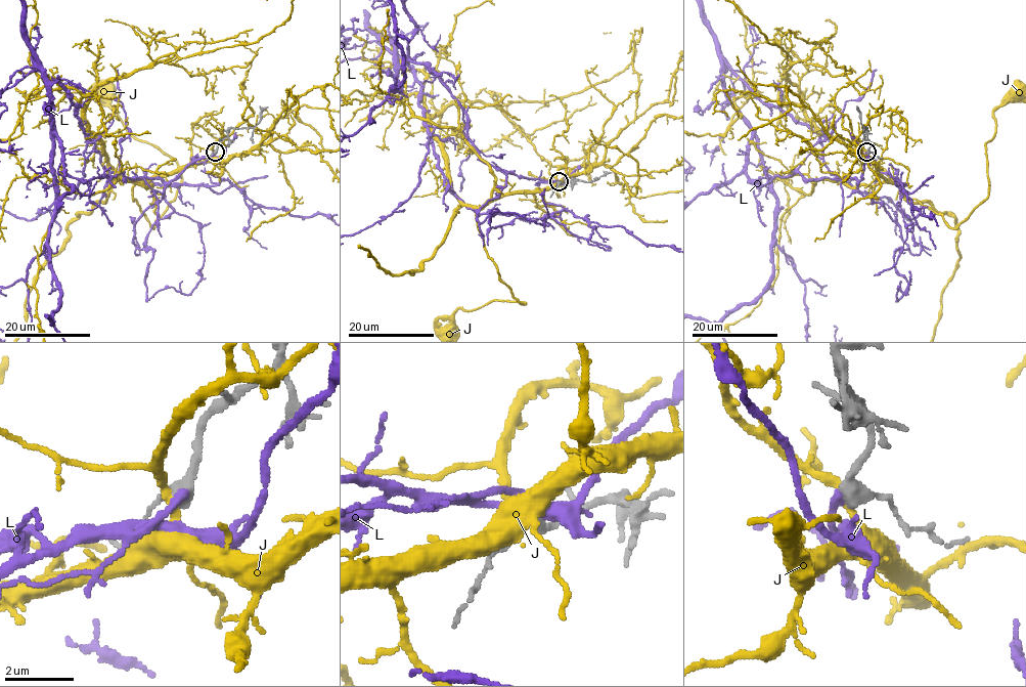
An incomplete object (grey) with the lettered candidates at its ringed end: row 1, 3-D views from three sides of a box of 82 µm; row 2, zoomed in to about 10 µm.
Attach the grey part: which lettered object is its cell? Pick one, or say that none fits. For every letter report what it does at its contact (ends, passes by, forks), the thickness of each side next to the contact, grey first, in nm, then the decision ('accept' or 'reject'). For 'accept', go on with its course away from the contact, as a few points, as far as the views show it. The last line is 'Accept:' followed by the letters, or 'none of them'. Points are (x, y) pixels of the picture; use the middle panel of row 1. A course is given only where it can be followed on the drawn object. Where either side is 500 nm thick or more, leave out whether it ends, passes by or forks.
J: it passes by | 380/240 nm | reject
L: it ends | 380/240 nm | accept
Accept: L

